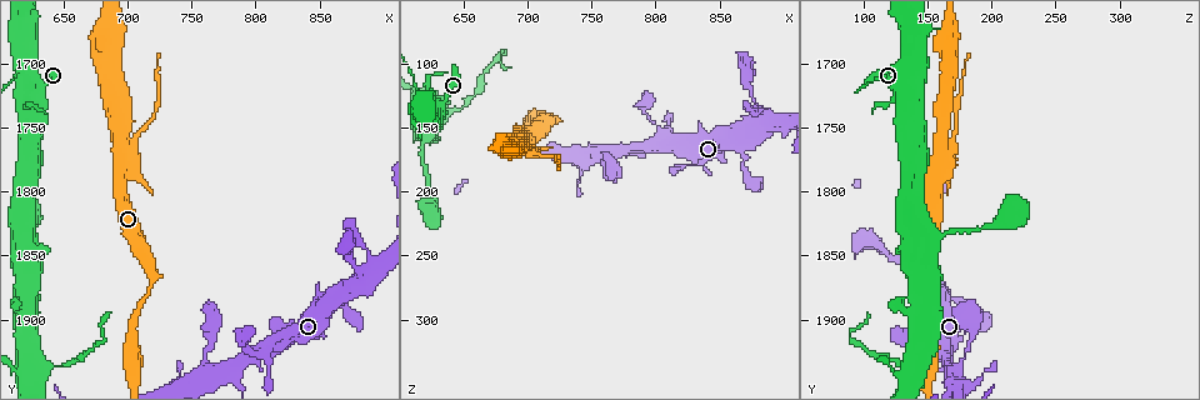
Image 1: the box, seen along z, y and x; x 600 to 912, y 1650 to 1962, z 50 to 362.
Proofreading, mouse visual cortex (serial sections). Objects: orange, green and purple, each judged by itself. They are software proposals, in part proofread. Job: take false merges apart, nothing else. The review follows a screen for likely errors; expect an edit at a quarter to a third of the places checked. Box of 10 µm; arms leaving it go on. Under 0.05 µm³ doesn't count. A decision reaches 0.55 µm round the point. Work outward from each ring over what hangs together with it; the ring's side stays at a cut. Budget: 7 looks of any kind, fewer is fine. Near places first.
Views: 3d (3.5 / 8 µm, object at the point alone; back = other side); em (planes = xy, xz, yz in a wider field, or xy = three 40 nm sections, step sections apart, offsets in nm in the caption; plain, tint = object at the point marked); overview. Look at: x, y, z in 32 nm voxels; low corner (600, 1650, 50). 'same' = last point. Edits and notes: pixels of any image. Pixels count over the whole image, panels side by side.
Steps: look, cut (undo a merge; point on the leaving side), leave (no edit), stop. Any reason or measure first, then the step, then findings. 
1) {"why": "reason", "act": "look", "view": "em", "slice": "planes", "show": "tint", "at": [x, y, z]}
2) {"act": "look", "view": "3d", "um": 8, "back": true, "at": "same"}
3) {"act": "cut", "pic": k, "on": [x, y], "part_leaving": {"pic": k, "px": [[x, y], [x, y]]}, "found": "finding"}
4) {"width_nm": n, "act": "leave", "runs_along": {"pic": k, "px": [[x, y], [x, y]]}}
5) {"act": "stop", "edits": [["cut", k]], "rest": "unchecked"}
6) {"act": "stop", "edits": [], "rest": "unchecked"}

{"why": "arms part here", "act": "look", "view": "3d", "um": 8, "at": [866, 1882, 168]}

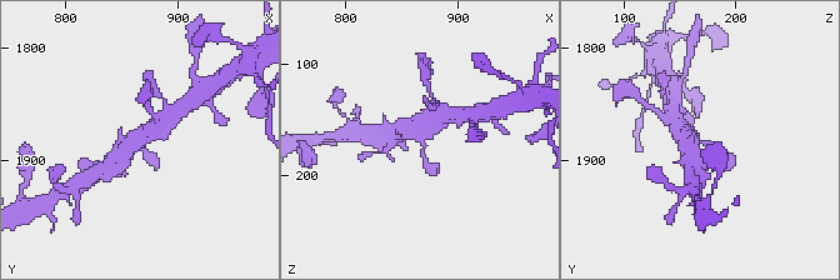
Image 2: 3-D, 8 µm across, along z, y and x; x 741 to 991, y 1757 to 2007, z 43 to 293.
{"arms": 3, "arm_widths_nm": [150, 400, 450], "why": "now the EM", "act": "look", "view": "em", "slice": "planes", "show": "tint", "at": "same"}

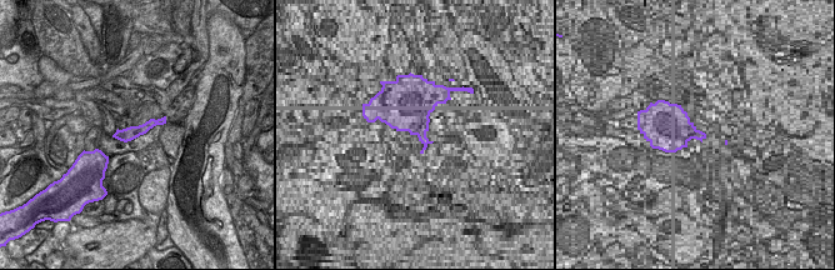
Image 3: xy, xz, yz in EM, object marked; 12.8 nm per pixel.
{"act": "leave", "runs_along": {"pic": 3, "px": [[160, 121], [118, 135]]}, "found": "all the same cell"}

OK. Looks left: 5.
{"why": "narrows sharply", "act": "look", "view": "3d", "um": 8, "at": [762, 1942, 172]}

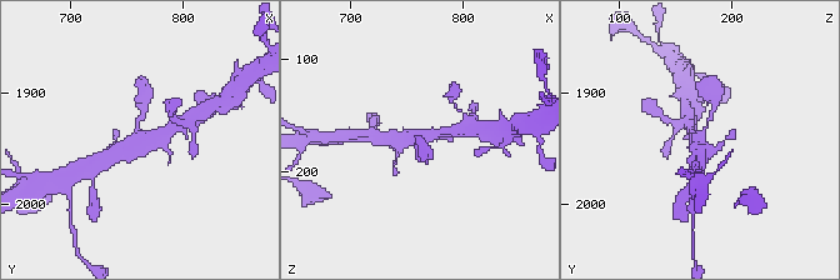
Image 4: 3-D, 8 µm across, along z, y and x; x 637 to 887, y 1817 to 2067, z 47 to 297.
{"why": "closer look", "act": "look", "view": "3d", "um": 3.5, "back": true, "at": "same"}

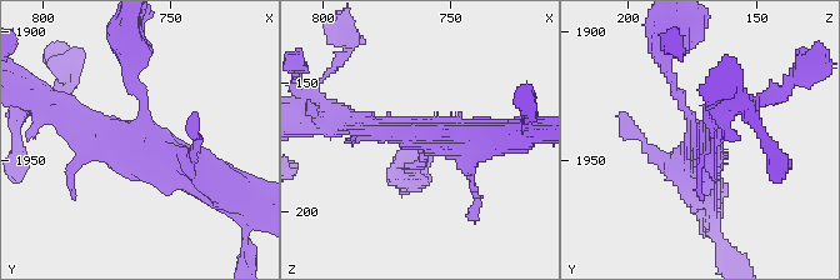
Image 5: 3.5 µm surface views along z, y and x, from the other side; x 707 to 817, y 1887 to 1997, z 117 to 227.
{"why": "now the EM", "act": "look", "view": "em", "slice": "xy", "step": 5, "show": "tint", "at": [764, 1940, 170]}

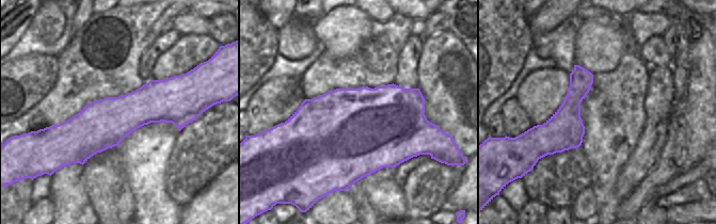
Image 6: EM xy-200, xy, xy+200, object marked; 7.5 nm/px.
{"act": "leave", "runs_along": {"pic": 6, "px": [[186, 112], [56, 127]]}, "found": "one cell here"}

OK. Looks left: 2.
{"why": "abrupt turn", "act": "look", "view": "3d", "um": 3.5, "at": [640, 1936, 138]}

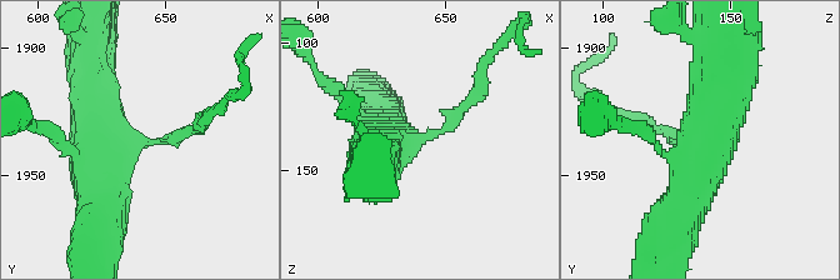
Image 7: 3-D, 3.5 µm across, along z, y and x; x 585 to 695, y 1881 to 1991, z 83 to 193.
{"why": "shape alone is not enough", "act": "look", "view": "em", "slice": "xy", "step": 3, "show": "tint", "at": [637, 1936, 138]}

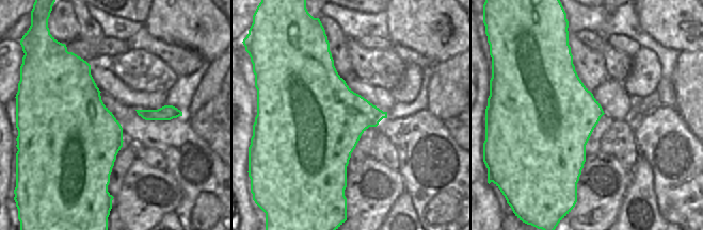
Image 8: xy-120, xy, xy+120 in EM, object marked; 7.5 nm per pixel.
{"arms": 4, "act": "cut", "pic": 7, "on": [184, 133], "part_leaving": {"pic": 7, "px": [[154, 143], [196, 128], [224, 104]]}, "found": "a second cell is stuck on"}

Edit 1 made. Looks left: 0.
{"act": "stop", "edits": [["cut", 7]], "rest": "unchecked"}

